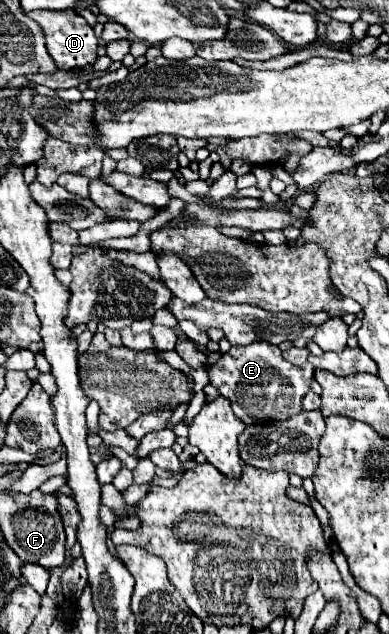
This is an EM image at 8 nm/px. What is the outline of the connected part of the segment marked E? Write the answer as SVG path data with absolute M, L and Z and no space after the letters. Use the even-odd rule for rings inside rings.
M253 342L247 346L231 346L231 350L223 353L221 360L209 366L211 384L231 402L231 408L237 418L245 424L259 422L279 422L287 420L293 414L301 412L301 400L311 388L313 380L313 364L293 366L283 360L279 346L269 342Z

